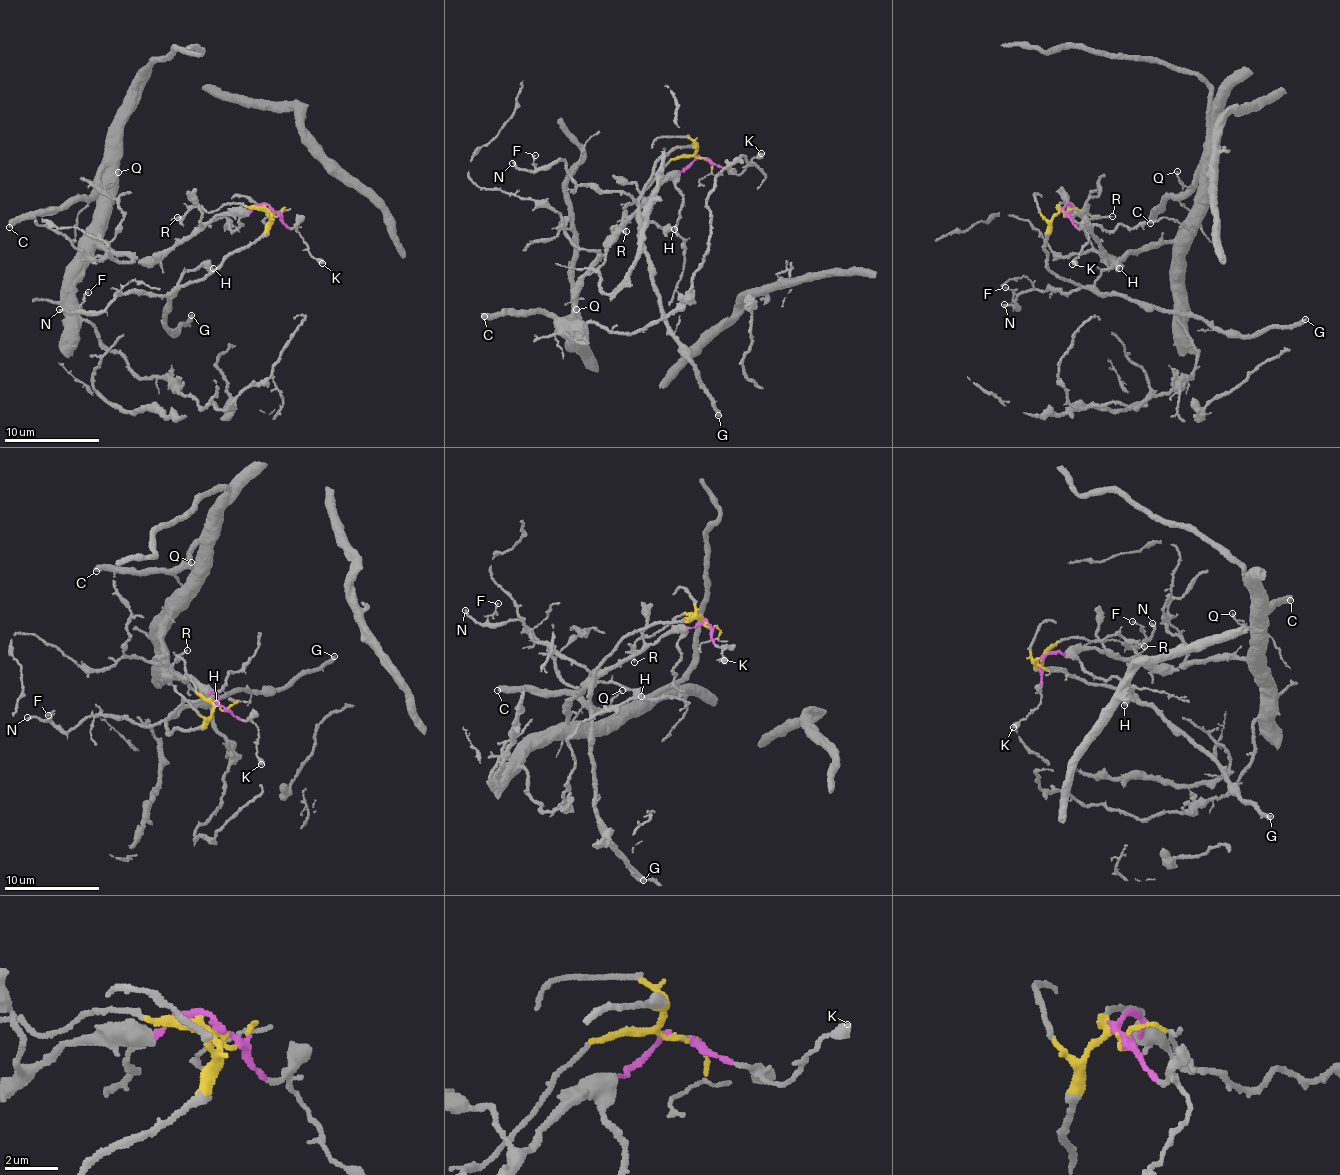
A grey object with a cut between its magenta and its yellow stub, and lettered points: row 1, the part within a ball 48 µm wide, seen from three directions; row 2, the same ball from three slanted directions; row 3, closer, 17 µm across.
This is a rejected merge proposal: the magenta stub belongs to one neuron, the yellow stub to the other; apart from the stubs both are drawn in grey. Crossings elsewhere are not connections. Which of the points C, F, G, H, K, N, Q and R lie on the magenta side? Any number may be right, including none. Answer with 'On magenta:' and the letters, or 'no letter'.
On magenta: C, K, Q

